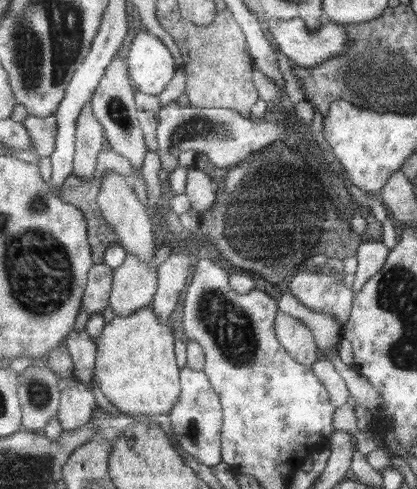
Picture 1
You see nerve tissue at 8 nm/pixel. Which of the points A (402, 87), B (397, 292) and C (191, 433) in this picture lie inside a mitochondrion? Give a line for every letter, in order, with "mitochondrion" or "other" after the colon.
A: mitochondrion
B: mitochondrion
C: mitochondrion

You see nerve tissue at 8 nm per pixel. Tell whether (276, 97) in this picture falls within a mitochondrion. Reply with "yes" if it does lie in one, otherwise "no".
no

